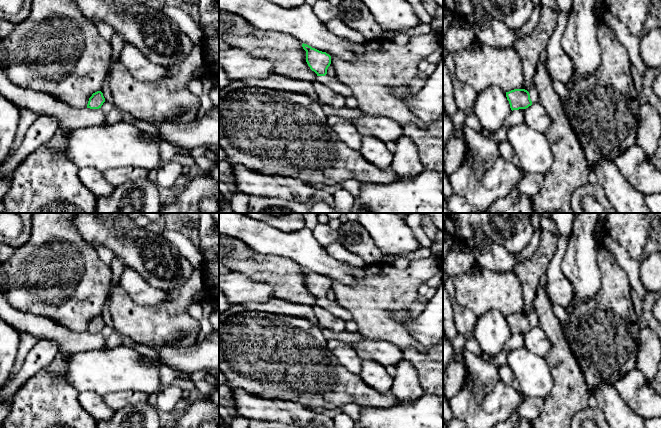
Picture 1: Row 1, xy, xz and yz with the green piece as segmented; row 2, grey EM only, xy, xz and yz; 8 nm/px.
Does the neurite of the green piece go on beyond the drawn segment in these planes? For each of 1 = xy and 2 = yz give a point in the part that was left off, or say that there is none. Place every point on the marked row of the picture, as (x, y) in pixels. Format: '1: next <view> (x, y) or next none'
1: next none
2: next yz (533, 92)

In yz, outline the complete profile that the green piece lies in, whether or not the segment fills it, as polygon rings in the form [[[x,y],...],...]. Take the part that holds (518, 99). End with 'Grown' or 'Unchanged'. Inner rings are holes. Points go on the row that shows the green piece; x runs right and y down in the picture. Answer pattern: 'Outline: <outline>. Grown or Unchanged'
Outline: [[[535,86],[528,91],[525,89],[514,89],[506,92],[511,110],[526,109],[534,103],[538,103],[539,95]]]. Grown

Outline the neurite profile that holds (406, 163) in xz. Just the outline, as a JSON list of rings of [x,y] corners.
[[[401,136],[396,142],[391,168],[399,180],[407,180],[421,174],[425,169],[418,154],[418,148],[408,136]]]

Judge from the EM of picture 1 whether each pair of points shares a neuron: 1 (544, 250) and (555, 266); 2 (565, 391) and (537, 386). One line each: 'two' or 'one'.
1: two
2: two

